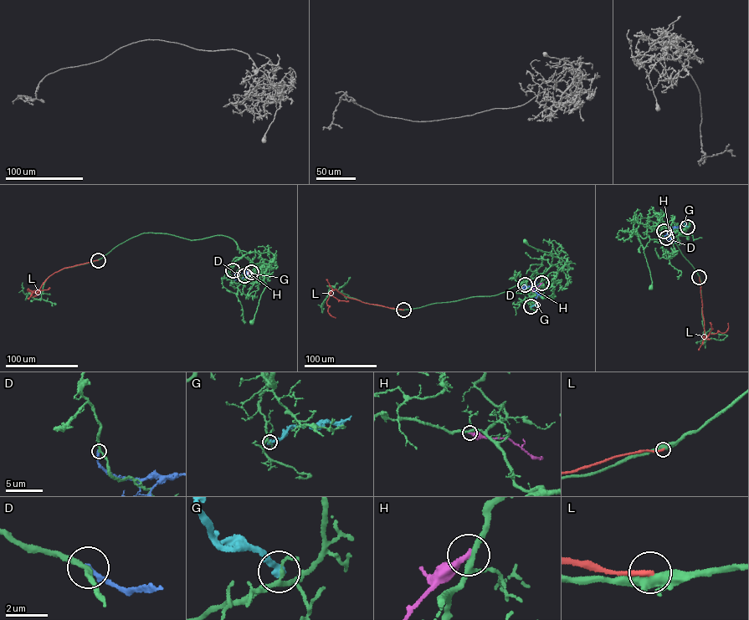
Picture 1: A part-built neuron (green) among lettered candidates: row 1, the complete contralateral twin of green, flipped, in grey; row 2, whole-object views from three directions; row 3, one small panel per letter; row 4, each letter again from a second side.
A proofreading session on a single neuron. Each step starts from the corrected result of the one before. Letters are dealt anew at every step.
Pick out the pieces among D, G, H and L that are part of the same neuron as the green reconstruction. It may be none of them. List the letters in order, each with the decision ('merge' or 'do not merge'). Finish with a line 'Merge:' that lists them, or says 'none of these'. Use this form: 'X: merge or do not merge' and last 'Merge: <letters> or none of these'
D: do not merge
G: do not merge
H: do not merge
L: do not merge
Merge: none of these

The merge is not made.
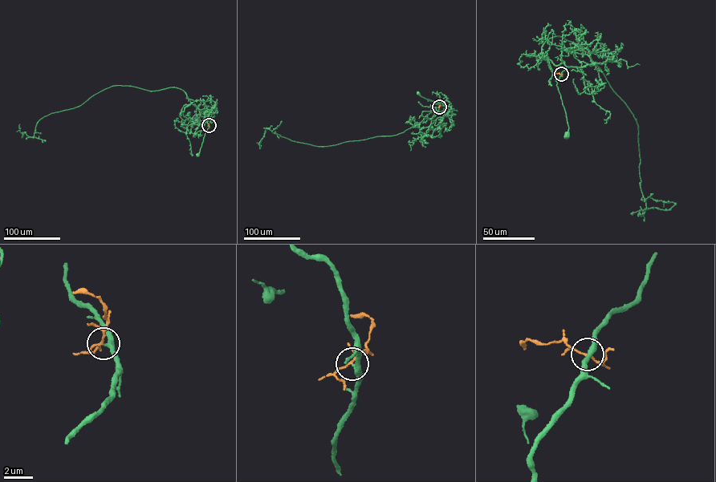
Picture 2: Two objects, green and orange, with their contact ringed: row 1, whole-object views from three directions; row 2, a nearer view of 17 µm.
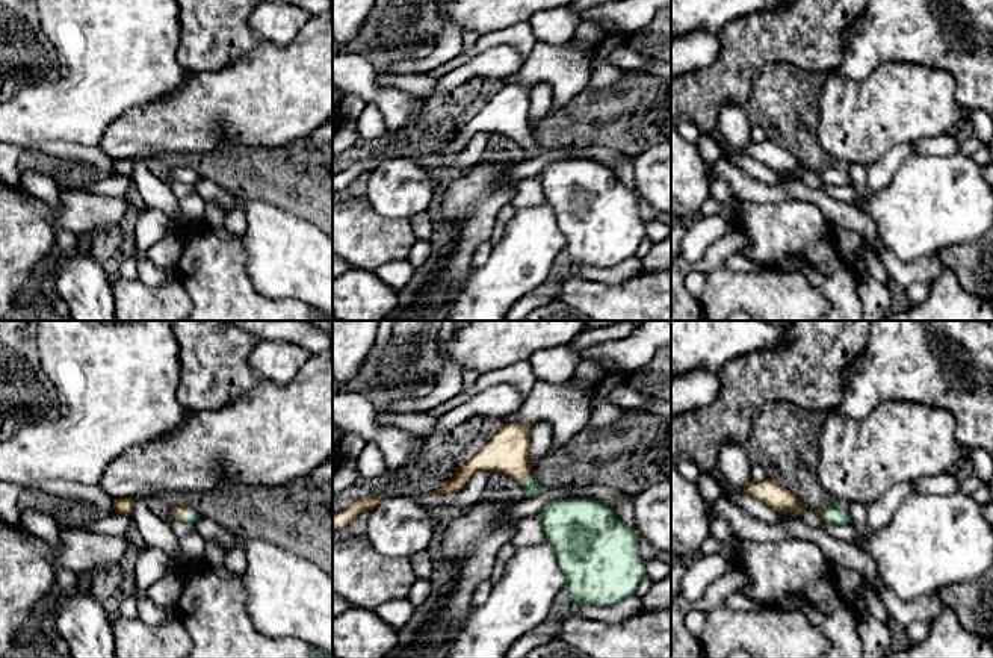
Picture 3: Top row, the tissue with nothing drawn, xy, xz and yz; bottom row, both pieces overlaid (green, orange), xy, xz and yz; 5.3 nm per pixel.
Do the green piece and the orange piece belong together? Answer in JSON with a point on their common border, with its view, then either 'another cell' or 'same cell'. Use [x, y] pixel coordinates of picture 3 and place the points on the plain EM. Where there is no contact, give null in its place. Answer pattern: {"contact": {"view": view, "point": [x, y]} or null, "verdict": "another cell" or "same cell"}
{"contact": {"view": "xy", "point": [188, 176]}, "verdict": "same cell"}

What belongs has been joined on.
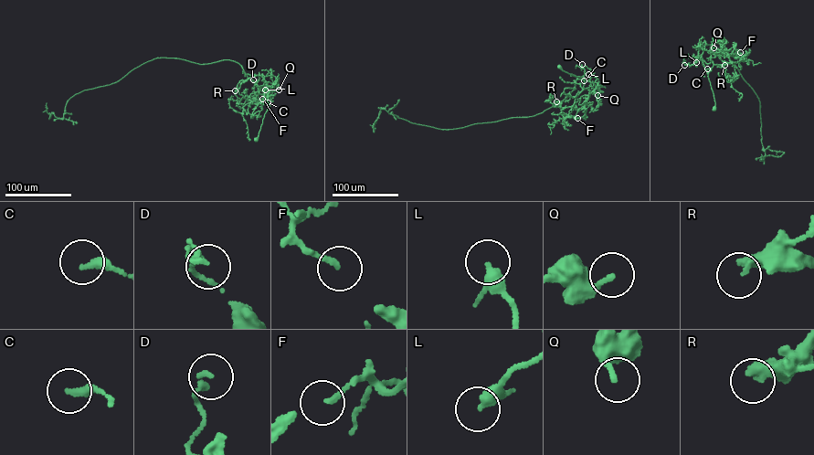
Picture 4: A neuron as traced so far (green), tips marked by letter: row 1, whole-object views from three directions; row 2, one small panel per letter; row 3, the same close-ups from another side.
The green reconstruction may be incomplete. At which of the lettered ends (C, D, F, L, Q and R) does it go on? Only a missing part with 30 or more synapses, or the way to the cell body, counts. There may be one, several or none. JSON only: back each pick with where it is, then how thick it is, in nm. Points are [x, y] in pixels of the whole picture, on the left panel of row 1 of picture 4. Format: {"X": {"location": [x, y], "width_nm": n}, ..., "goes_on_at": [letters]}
{"goes_on_at": []}

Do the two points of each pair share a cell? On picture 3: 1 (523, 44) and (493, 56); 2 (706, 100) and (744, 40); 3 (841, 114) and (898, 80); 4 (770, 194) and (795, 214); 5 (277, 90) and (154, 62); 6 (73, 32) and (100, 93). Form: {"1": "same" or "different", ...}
{"1": "different", "2": "same", "3": "same", "4": "different", "5": "different", "6": "same"}

